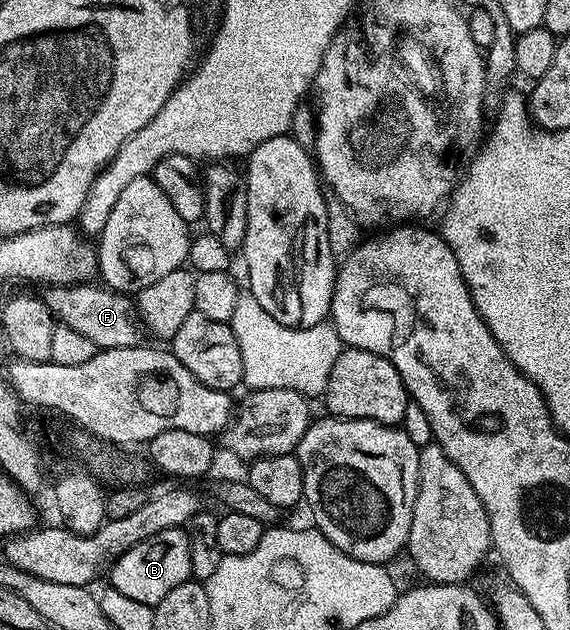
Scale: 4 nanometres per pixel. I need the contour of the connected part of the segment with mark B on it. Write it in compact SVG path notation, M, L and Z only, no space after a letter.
M171 528L162 534L154 534L154 538L146 538L146 542L138 542L138 546L122 553L112 565L110 575L111 587L126 594L126 598L155 606L166 598L166 594L170 594L170 590L174 590L174 586L182 586L182 582L192 579L187 531L184 528Z

